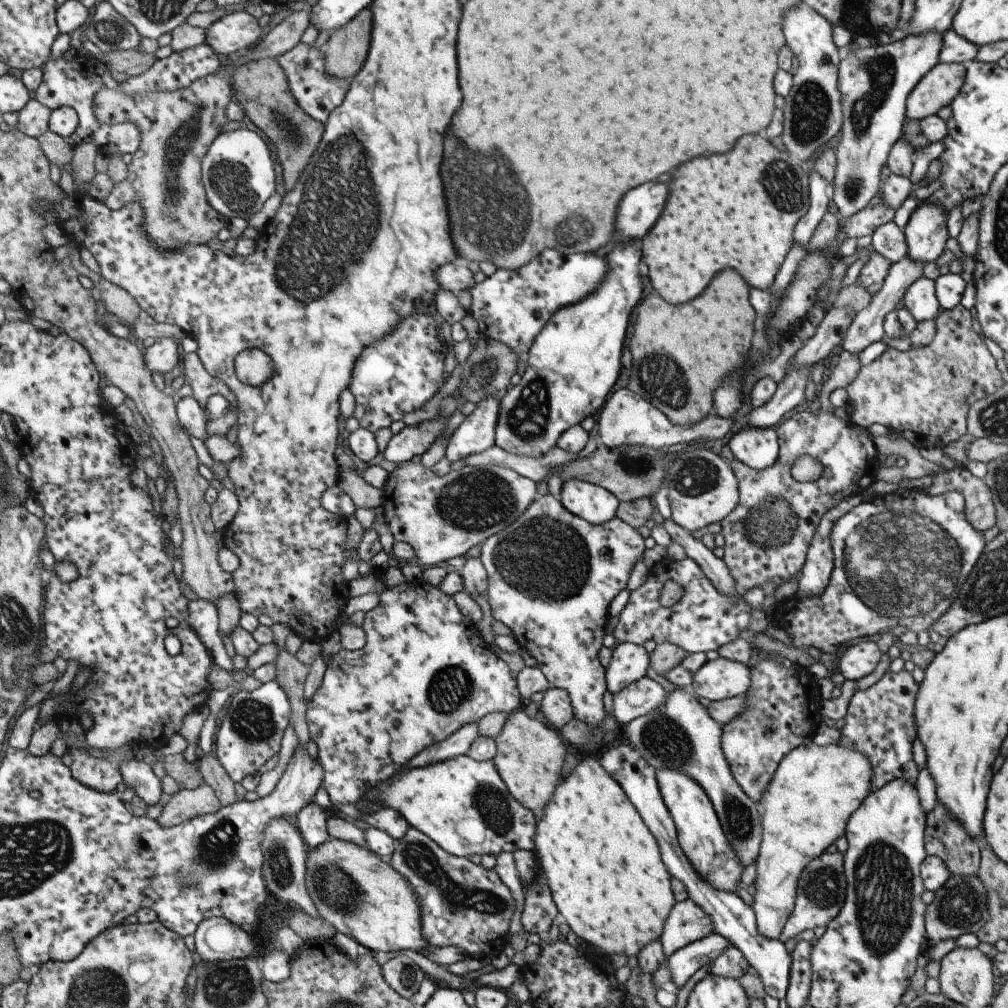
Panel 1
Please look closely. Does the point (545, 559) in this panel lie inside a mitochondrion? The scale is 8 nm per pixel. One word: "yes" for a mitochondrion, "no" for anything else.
yes

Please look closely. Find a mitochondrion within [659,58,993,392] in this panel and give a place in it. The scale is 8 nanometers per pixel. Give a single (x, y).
(811, 113)

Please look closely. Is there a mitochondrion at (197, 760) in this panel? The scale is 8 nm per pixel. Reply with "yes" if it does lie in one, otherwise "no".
no

